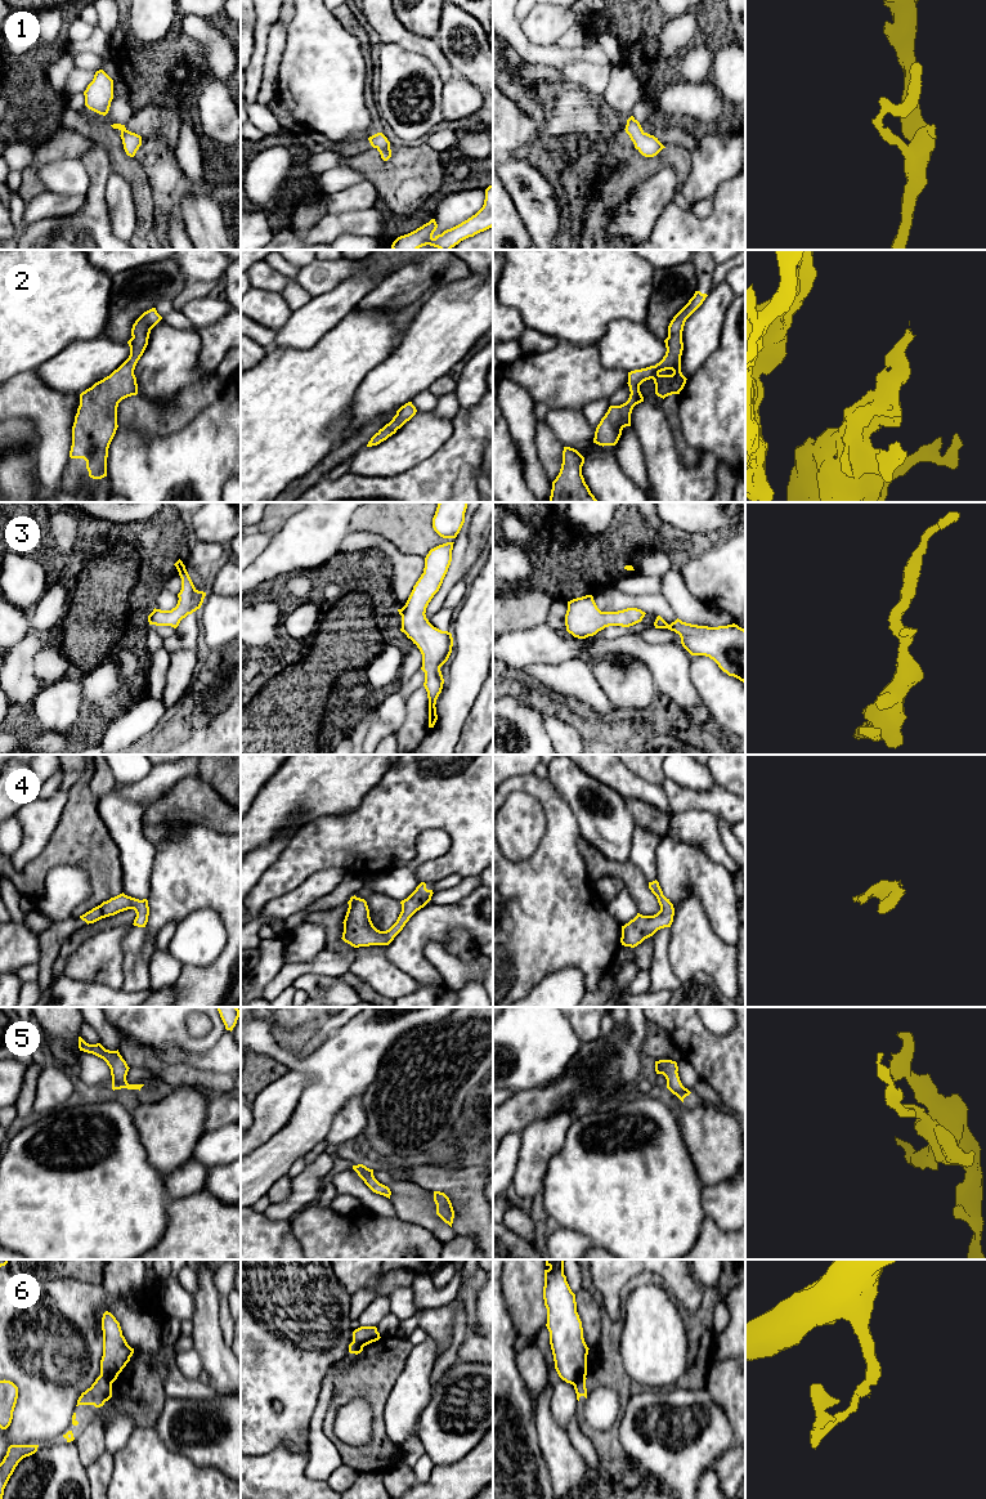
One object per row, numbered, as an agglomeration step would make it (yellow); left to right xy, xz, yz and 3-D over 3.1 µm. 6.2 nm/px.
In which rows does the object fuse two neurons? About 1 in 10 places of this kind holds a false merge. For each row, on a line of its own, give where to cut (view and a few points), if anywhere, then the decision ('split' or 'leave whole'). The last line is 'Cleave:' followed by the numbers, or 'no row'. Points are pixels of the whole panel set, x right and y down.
1: no cut | leave whole
2: no cut | leave whole
3: no cut | leave whole
4: no cut | leave whole
5: no cut | leave whole
6: xy (101, 1373), (113, 1381) | split
Cleave: 6

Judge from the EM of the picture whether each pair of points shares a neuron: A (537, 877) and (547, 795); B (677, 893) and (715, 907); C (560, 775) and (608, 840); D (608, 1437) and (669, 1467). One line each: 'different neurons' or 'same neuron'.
A: same neuron
B: same neuron
C: same neuron
D: different neurons

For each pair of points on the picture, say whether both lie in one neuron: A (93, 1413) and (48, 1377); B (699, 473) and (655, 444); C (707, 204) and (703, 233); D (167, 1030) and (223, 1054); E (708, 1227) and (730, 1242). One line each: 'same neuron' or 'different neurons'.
A: different neurons
B: same neuron
C: different neurons
D: different neurons
E: same neuron

